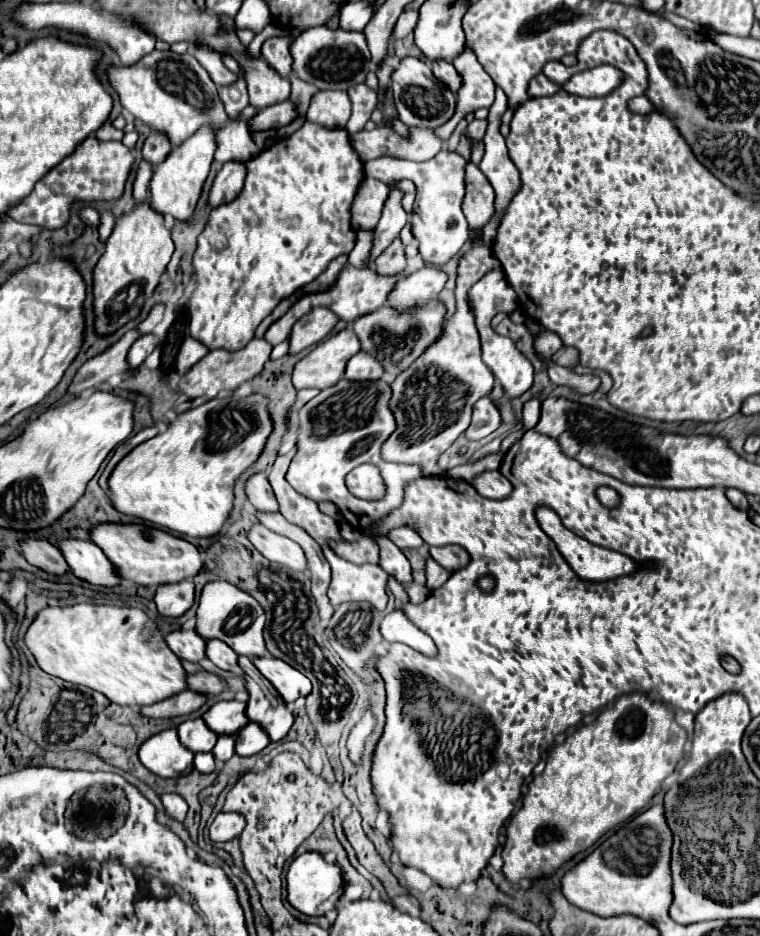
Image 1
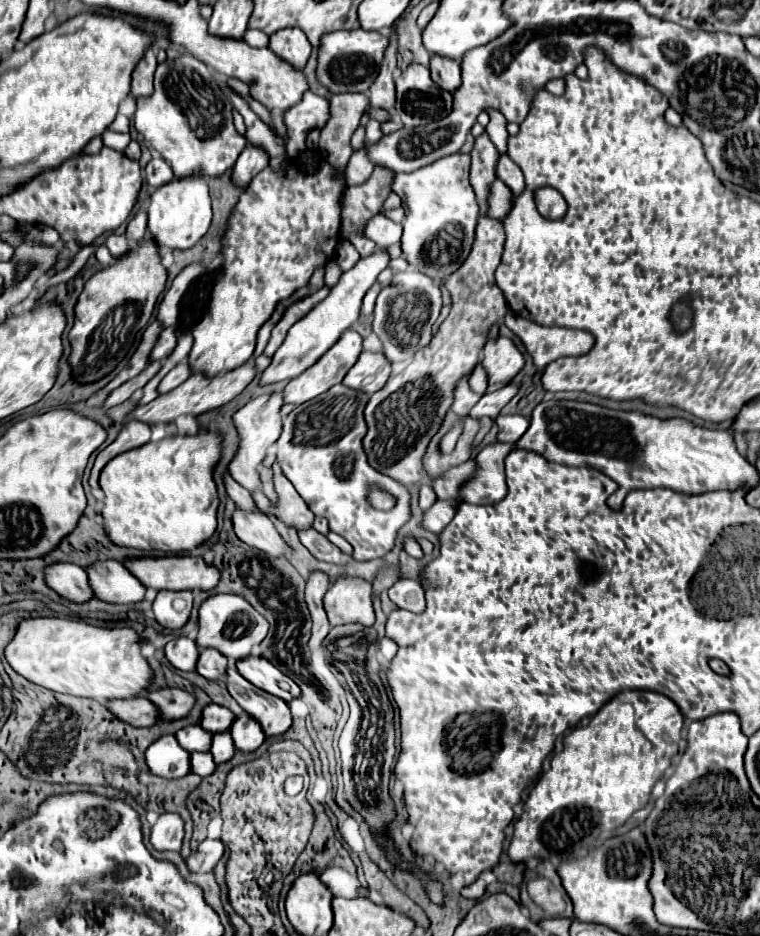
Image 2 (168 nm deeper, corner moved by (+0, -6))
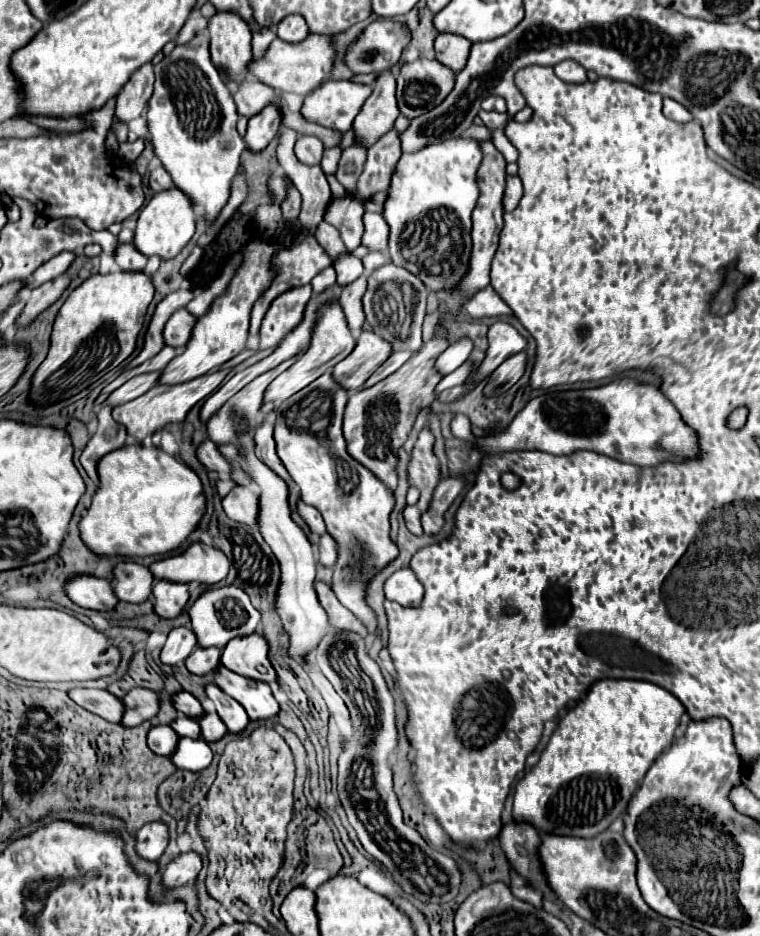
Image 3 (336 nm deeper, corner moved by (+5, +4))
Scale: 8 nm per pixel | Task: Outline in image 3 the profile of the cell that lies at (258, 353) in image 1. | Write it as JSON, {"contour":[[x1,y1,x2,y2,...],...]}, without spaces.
{"contour":[[219,369,219,371,207,373,203,377,191,379,189,383,181,383,181,385,157,385,157,387,149,389,145,395,137,397,137,399,133,399,129,403,123,403,123,405,115,407,113,409,113,419,119,419,119,423,127,427,129,435,135,441,143,441,147,435,153,435,155,431,163,429,169,423,181,423,185,419,185,415,189,413,189,409,197,401,209,397,231,371,233,369]]}

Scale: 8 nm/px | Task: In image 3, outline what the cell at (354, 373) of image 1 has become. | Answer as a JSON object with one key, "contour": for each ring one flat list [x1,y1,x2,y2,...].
{"contour":[[363,331,355,349,333,367,333,379,347,391,357,391,373,371,385,363,391,347,373,331]]}

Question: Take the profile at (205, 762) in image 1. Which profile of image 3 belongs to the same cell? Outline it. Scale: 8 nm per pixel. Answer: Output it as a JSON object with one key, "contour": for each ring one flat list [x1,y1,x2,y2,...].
{"contour":[[181,739,177,751,171,757,171,761,179,769,187,769,187,771,203,771,205,767,209,767,211,759,213,759,213,751,203,739]]}

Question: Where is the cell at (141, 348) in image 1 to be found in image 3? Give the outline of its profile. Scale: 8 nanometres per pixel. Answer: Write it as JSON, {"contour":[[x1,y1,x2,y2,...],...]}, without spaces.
{"contour":[[179,309,175,311,167,325,165,325,165,331,163,331,163,339,165,339,165,345,169,347,183,347,187,341,189,341,189,335,191,335,191,329,195,325,195,317,191,317,187,313,187,309]]}

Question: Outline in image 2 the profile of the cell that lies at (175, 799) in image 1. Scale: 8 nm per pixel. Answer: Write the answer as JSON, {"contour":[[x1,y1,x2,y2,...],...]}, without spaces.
{"contour":[[174,813,160,815,150,833,152,847,156,851,180,851,182,839,184,839,184,821]]}

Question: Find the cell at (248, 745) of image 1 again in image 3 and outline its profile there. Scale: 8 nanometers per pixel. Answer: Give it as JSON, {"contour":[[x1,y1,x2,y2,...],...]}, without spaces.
{"contour":[[207,685,207,695,215,703,217,713,229,733,241,733,249,725,249,715,245,709,235,699,229,699,229,695,225,695,217,685]]}

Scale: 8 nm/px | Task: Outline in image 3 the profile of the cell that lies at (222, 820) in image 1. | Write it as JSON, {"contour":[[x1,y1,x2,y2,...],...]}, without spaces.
{"contour":[[197,851,179,853,163,871,163,883,167,887,179,887,189,881,195,881,195,877,201,871,201,855]]}

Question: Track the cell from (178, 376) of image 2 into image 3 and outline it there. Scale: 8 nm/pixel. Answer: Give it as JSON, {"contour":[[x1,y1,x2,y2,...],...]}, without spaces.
{"contour":[[153,371,153,373,143,373,143,375,137,375,133,379,129,379,127,383,123,383,117,391,113,391,109,395,109,399,105,401,105,405,117,407,121,403,137,399,139,395,147,393,151,387,155,387,159,383,159,375,161,375,161,371]]}

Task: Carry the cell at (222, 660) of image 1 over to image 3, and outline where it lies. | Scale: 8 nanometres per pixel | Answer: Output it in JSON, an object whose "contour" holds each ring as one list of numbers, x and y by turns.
{"contour":[[195,647,193,653,187,657,185,665,193,675,207,675,219,665,221,649,217,647]]}

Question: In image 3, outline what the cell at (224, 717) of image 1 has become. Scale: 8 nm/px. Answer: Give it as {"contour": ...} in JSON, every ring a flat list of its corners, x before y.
{"contour":[[187,691,177,693,177,695,173,697,173,703,177,705,177,711,181,711,181,713,185,713,185,715,189,715,189,717,199,719,199,717,205,715,205,709,203,709,201,701,199,701,195,695,187,693]]}

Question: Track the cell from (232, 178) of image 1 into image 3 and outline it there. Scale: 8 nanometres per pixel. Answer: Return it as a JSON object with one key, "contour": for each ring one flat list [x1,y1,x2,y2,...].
{"contour":[[265,107,261,113,253,115,249,119,249,125,243,137,247,149,257,153,263,151,269,145,269,141,275,137,279,123,281,123,281,115,275,107]]}

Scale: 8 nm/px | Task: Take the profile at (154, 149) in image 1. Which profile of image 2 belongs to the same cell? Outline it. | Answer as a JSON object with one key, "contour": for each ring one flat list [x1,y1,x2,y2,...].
{"contour":[[154,155,152,161,148,163,146,175,148,175,148,183,152,187,160,187,162,183,166,185,166,183,170,183,174,179,174,173,172,173,170,165,162,157,158,157,158,155]]}

